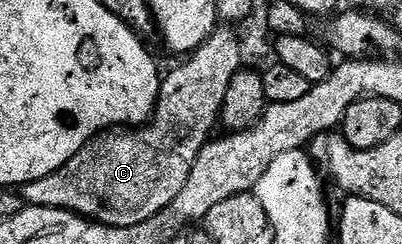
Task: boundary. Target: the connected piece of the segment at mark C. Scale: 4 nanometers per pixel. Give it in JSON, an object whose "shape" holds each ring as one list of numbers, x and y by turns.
{"shape":[[226,26,219,27,197,48,179,68,161,77,158,85,158,106,149,121,141,126,119,126,93,136,72,159,64,162,60,170,36,182,21,185,20,191,27,205,35,208,63,208,106,225,108,228,131,228,148,222,154,216,167,211,173,205,176,194,184,190,188,174,192,174,192,162,211,139,214,124,219,123,224,106,224,94,228,94,228,82,243,67,240,60,239,37]]}

